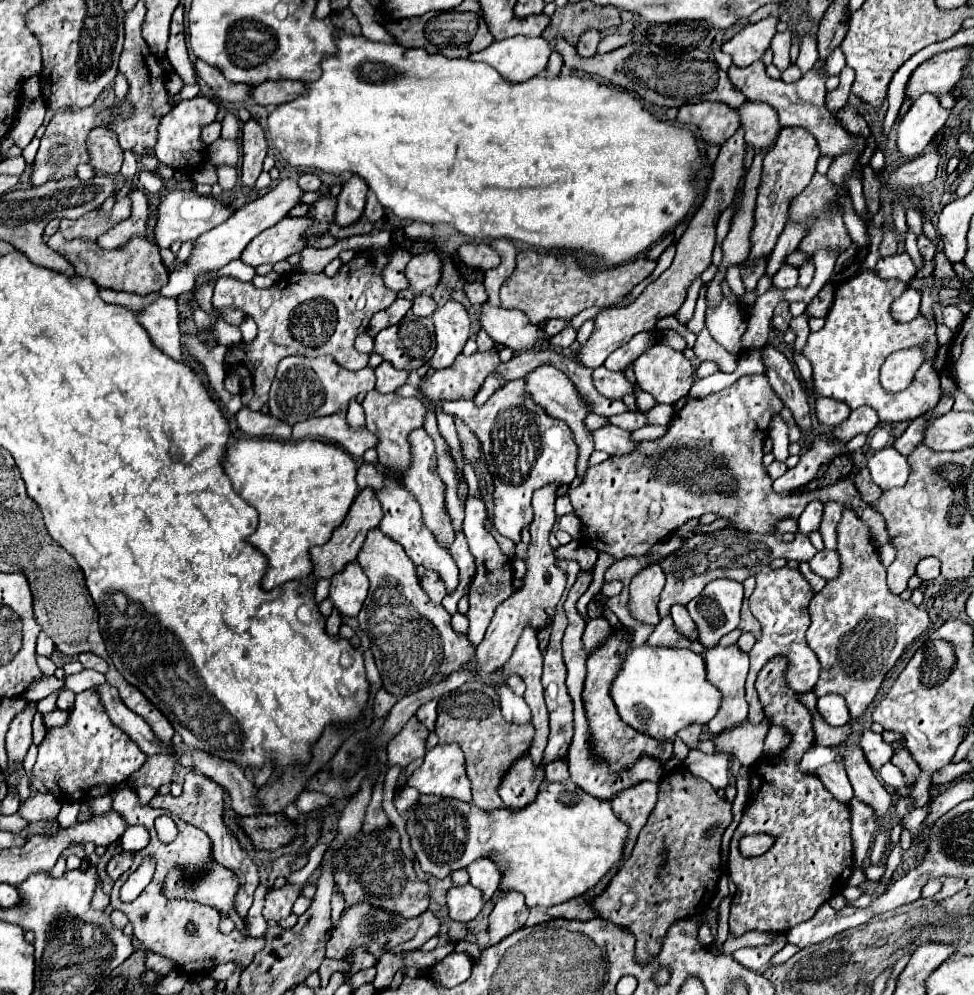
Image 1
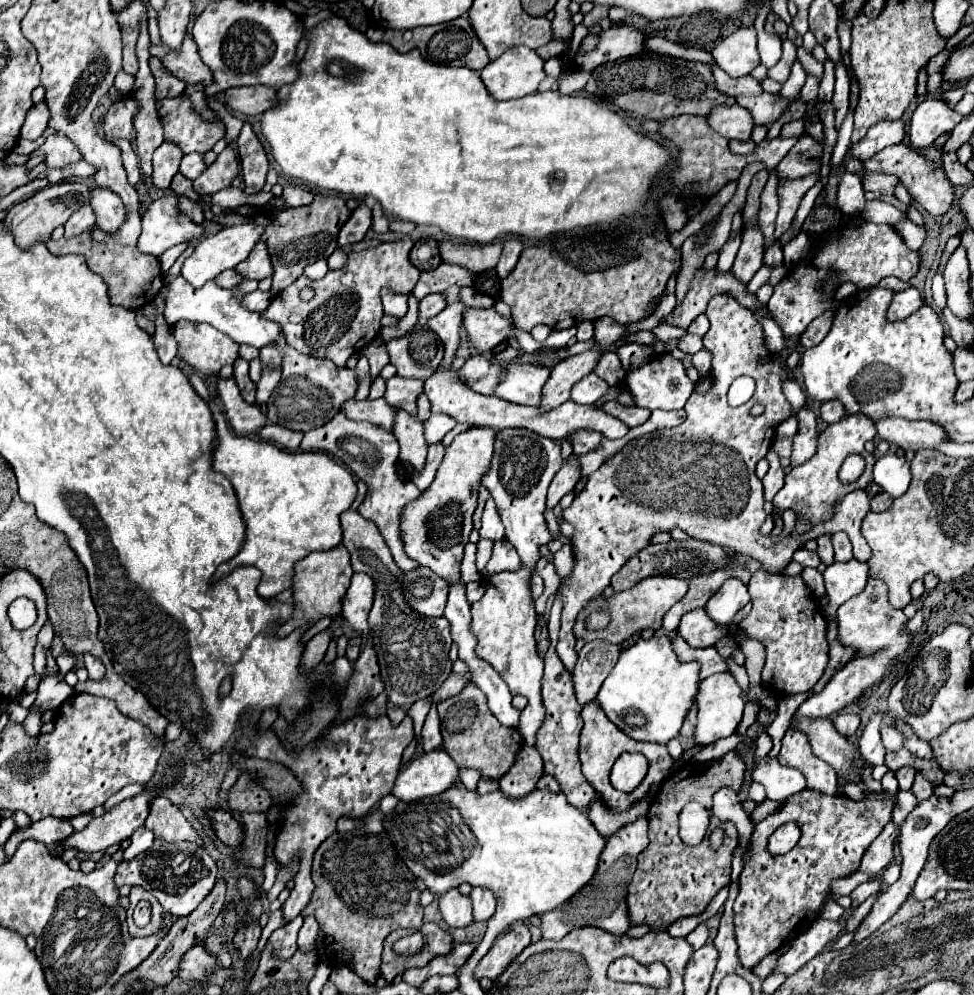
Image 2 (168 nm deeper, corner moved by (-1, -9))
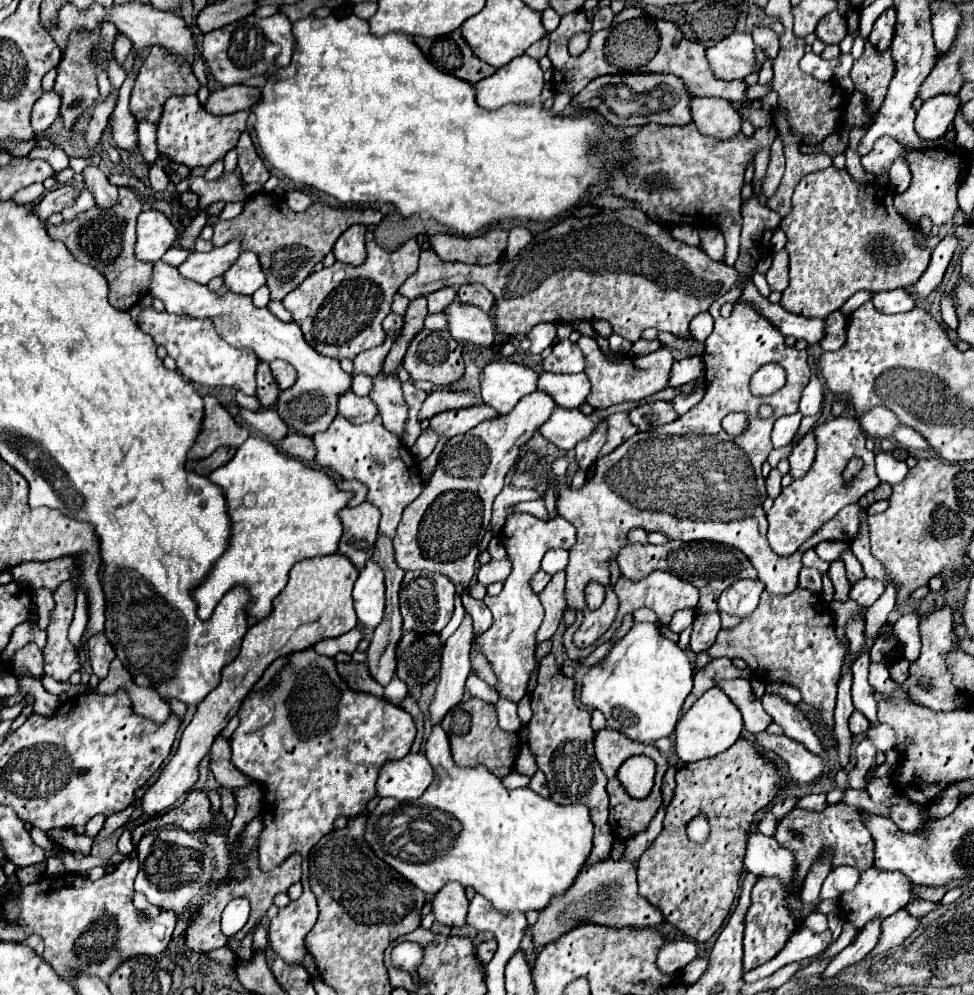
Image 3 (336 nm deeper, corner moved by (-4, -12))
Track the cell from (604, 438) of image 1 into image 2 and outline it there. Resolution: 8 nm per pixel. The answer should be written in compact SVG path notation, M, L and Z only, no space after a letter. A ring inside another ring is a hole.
M579 429L577 433L571 433L567 439L573 445L573 453L585 455L585 453L597 449L597 445L601 443L603 435L597 433L597 431L591 431L591 429Z

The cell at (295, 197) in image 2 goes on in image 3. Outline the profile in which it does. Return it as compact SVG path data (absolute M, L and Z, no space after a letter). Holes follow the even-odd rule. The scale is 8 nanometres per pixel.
M294 190L294 192L288 192L288 194L286 194L286 204L288 204L294 212L304 212L304 210L312 204L312 200L310 200L310 196L306 196L304 192Z

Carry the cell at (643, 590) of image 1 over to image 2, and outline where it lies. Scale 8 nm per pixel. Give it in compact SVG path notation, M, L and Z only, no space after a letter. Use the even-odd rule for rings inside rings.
M657 575L657 577L647 577L647 579L641 579L635 587L627 589L627 591L619 591L619 593L613 593L611 597L604 597L599 595L592 598L588 604L581 610L581 613L577 615L577 621L575 621L575 627L573 627L573 635L577 639L583 639L585 643L591 641L591 639L605 639L609 643L621 643L621 641L627 641L631 635L639 633L641 629L659 629L661 627L661 621L663 621L663 615L681 599L685 597L689 589L689 583L687 581L681 581L681 579L675 579L675 577L663 577L663 575ZM597 610L609 611L611 613L611 623L605 631L587 631L585 629L585 619L587 615L592 611Z

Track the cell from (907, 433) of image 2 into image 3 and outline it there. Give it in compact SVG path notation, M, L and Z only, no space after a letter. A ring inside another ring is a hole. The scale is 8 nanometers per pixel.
M872 408L872 412L860 416L860 424L872 438L892 438L896 428L900 426L900 420L888 412L888 408Z

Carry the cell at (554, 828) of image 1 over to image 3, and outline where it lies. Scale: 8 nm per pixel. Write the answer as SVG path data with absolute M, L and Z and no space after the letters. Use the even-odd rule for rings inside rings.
M436 724L426 742L426 756L436 772L436 784L416 802L398 802L382 798L374 812L368 814L366 838L376 856L396 868L406 880L426 894L436 894L446 882L472 886L504 914L544 910L552 896L564 894L582 872L590 852L594 826L584 804L562 806L552 798L542 798L530 788L508 790L486 768L460 768L450 754L450 742L440 724Z

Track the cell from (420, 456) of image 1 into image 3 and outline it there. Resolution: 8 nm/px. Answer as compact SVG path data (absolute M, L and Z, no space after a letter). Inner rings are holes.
M380 372L378 376L374 376L374 388L370 392L370 398L380 408L380 416L384 420L384 426L402 440L404 432L406 432L408 406L402 398L400 380L396 378L396 374L384 376Z

